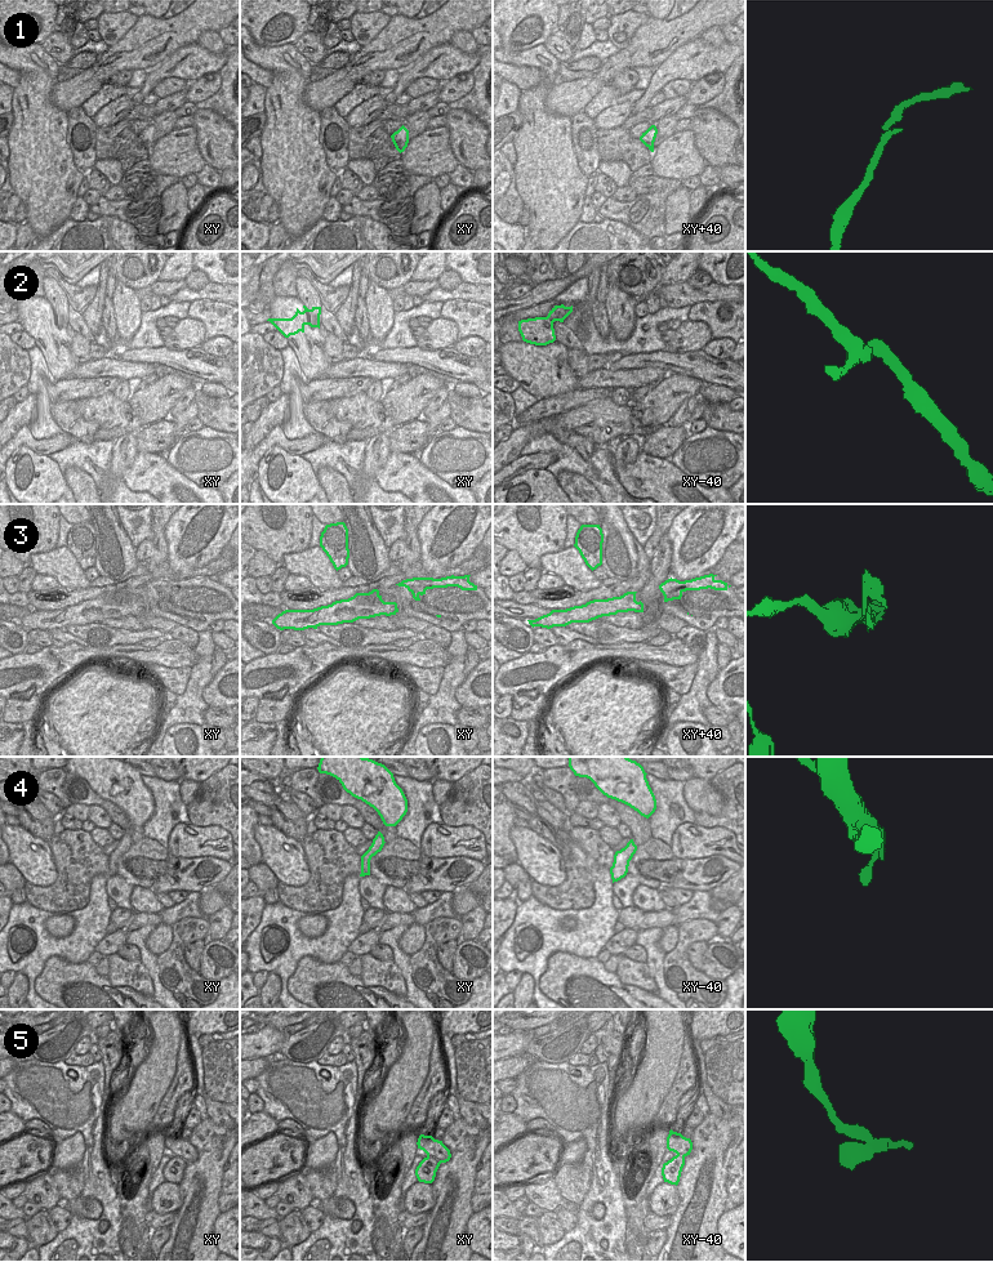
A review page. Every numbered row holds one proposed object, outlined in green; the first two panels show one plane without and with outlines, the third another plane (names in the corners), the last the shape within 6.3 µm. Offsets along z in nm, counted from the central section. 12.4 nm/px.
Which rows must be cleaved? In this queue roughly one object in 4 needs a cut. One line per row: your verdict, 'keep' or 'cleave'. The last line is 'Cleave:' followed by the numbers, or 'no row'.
1: keep
2: keep
3: keep
4: keep
5: keep
Cleave: no row

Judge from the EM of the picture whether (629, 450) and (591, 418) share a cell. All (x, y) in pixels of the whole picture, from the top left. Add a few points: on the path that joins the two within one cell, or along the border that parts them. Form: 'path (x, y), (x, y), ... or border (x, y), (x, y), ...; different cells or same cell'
border (623, 436), (641, 440); different cells

